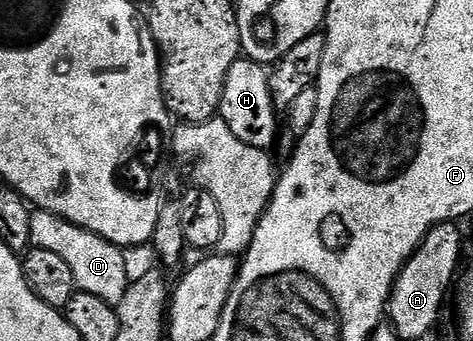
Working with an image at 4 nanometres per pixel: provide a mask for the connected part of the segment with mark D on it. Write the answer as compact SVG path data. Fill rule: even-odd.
M35 209L29 218L29 238L35 250L55 252L63 257L76 280L77 290L98 296L105 303L117 306L122 302L130 284L124 265L123 249L95 233L88 232L70 221L64 221L47 210Z

